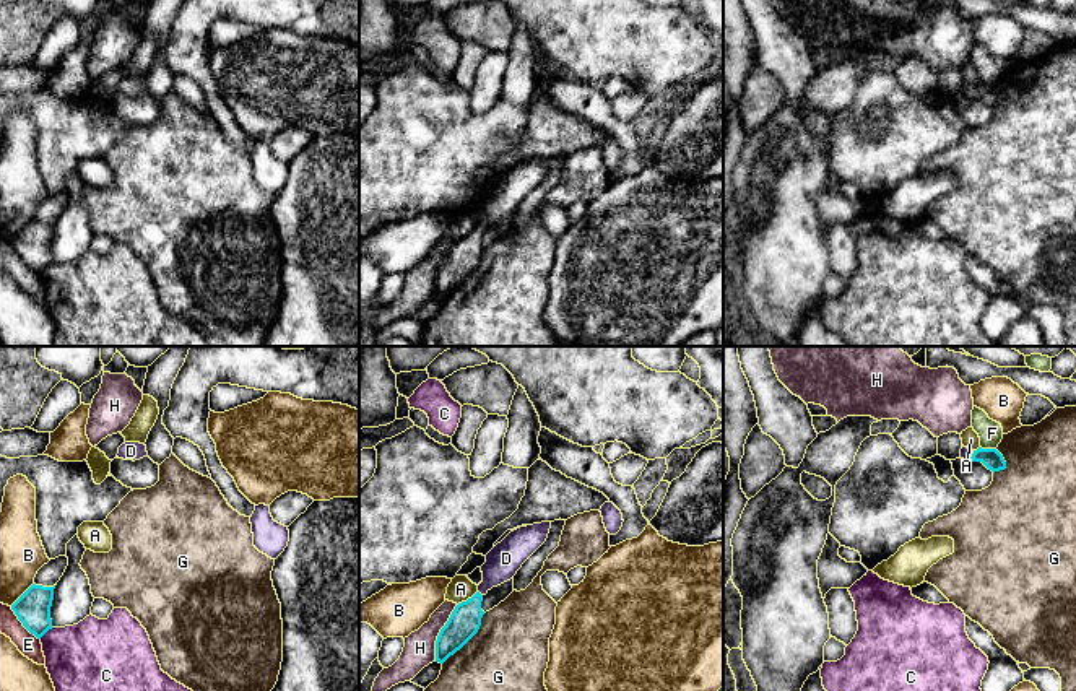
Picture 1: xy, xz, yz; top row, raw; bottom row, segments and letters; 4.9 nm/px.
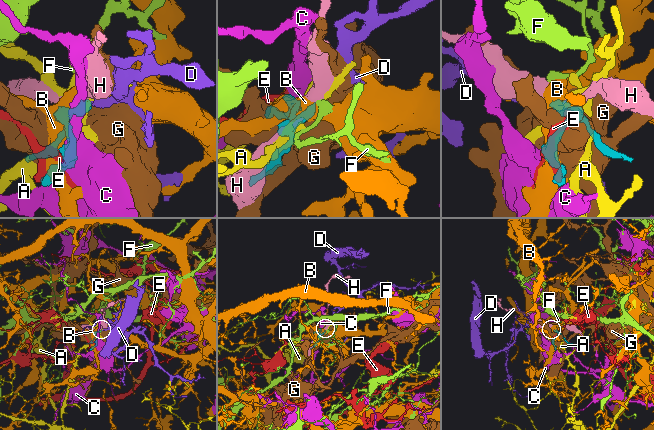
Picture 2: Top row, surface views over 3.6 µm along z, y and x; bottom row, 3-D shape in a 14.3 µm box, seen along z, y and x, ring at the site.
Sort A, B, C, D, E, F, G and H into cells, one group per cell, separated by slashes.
A / B / C / D / E / F / G / H

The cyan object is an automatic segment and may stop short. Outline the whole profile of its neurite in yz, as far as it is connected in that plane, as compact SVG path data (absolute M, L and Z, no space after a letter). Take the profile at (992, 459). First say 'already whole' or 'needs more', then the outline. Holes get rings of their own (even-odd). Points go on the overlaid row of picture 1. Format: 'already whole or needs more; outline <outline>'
needs more; outline M962 445L961 458L969 462L982 462L993 473L1006 468L1006 462L996 449L978 447L977 450L972 450Z

